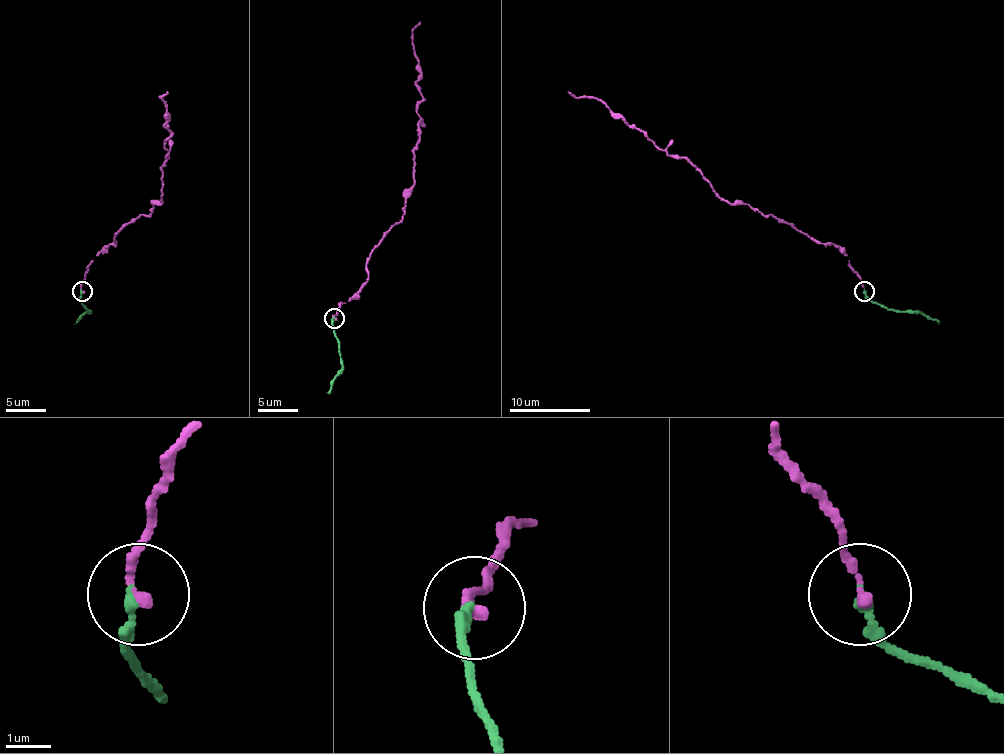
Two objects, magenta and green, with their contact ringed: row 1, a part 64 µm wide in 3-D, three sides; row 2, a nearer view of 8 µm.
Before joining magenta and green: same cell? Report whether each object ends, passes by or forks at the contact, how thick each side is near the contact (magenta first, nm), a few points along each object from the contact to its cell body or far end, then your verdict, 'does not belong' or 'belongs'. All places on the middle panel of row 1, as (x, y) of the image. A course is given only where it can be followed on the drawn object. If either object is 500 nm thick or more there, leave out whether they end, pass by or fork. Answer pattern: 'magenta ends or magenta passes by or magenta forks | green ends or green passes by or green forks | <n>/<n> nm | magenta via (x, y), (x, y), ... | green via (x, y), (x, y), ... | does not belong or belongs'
magenta ends | green ends | 240/220 nm | magenta via (334, 317), (368, 277), (366, 261), (402, 219), (414, 182), (422, 96), (412, 29), (420, 21) | green via (334, 317), (332, 323), (340, 344), (342, 372), (326, 392) | belongs

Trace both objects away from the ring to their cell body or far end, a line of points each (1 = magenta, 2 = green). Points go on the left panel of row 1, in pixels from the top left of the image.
1: (82, 291), (96, 255), (162, 200), (170, 132), (160, 98), (168, 92)
2: (82, 291), (80, 299), (90, 311), (74, 323)

